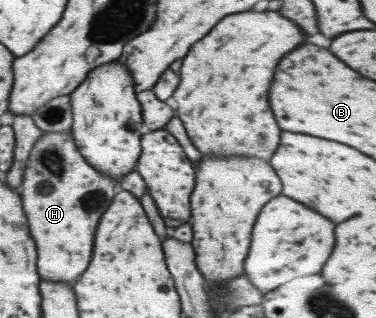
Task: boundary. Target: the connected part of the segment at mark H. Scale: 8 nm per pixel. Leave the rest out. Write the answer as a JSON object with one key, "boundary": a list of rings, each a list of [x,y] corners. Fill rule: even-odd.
{"boundary":[[[47,131],[30,149],[22,176],[22,207],[36,243],[36,269],[48,281],[72,281],[88,265],[92,235],[102,211],[119,190],[117,183],[94,169],[78,153],[71,133]]]}

